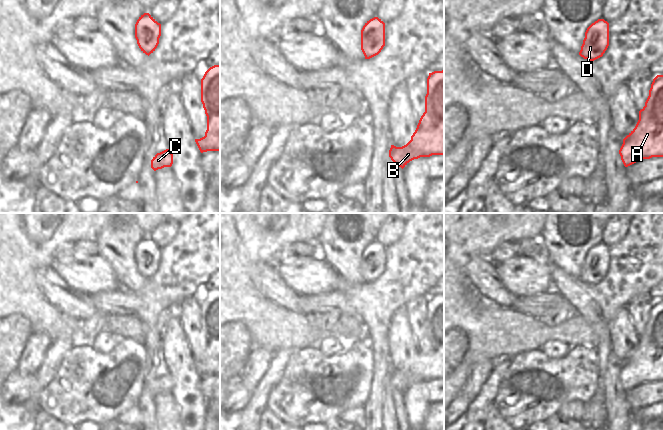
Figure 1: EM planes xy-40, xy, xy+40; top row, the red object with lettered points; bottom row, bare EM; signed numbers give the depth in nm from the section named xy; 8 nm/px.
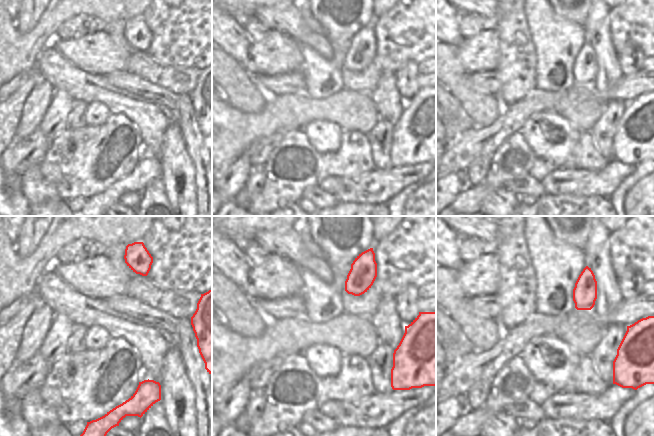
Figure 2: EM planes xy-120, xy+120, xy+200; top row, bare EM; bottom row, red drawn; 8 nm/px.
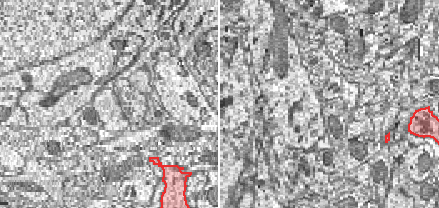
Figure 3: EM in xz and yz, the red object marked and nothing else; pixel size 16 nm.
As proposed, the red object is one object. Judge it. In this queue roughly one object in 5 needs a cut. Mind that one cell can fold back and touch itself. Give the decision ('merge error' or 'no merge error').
no merge error

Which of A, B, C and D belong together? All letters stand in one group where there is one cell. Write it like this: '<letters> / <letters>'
A B C D

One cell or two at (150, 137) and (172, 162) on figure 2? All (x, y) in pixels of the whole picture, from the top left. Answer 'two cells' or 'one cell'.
two cells

